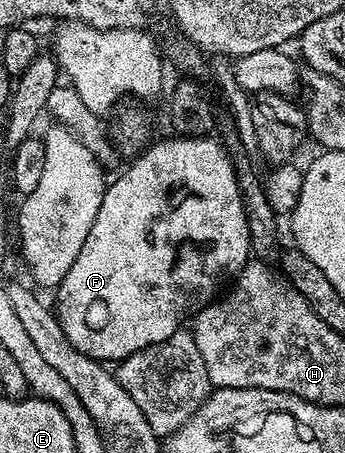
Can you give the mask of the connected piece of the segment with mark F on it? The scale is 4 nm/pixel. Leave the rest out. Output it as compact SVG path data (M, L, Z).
M183 135L172 138L161 139L157 144L154 142L146 146L145 150L130 162L134 163L114 183L112 180L106 186L103 201L99 205L99 213L95 213L95 222L91 224L91 233L87 233L87 241L83 241L83 249L79 249L79 257L75 257L75 265L67 269L67 277L63 277L63 281L55 289L55 295L57 295L55 312L59 325L62 326L63 333L67 335L71 345L89 358L100 361L109 361L107 359L120 361L131 357L131 353L139 353L139 349L147 349L159 341L167 341L171 333L180 331L186 326L190 317L196 316L197 312L208 303L214 302L226 280L236 276L251 258L247 217L243 209L241 190L237 184L237 171L233 168L234 156L229 154L224 142L217 140L216 143L213 137Z

